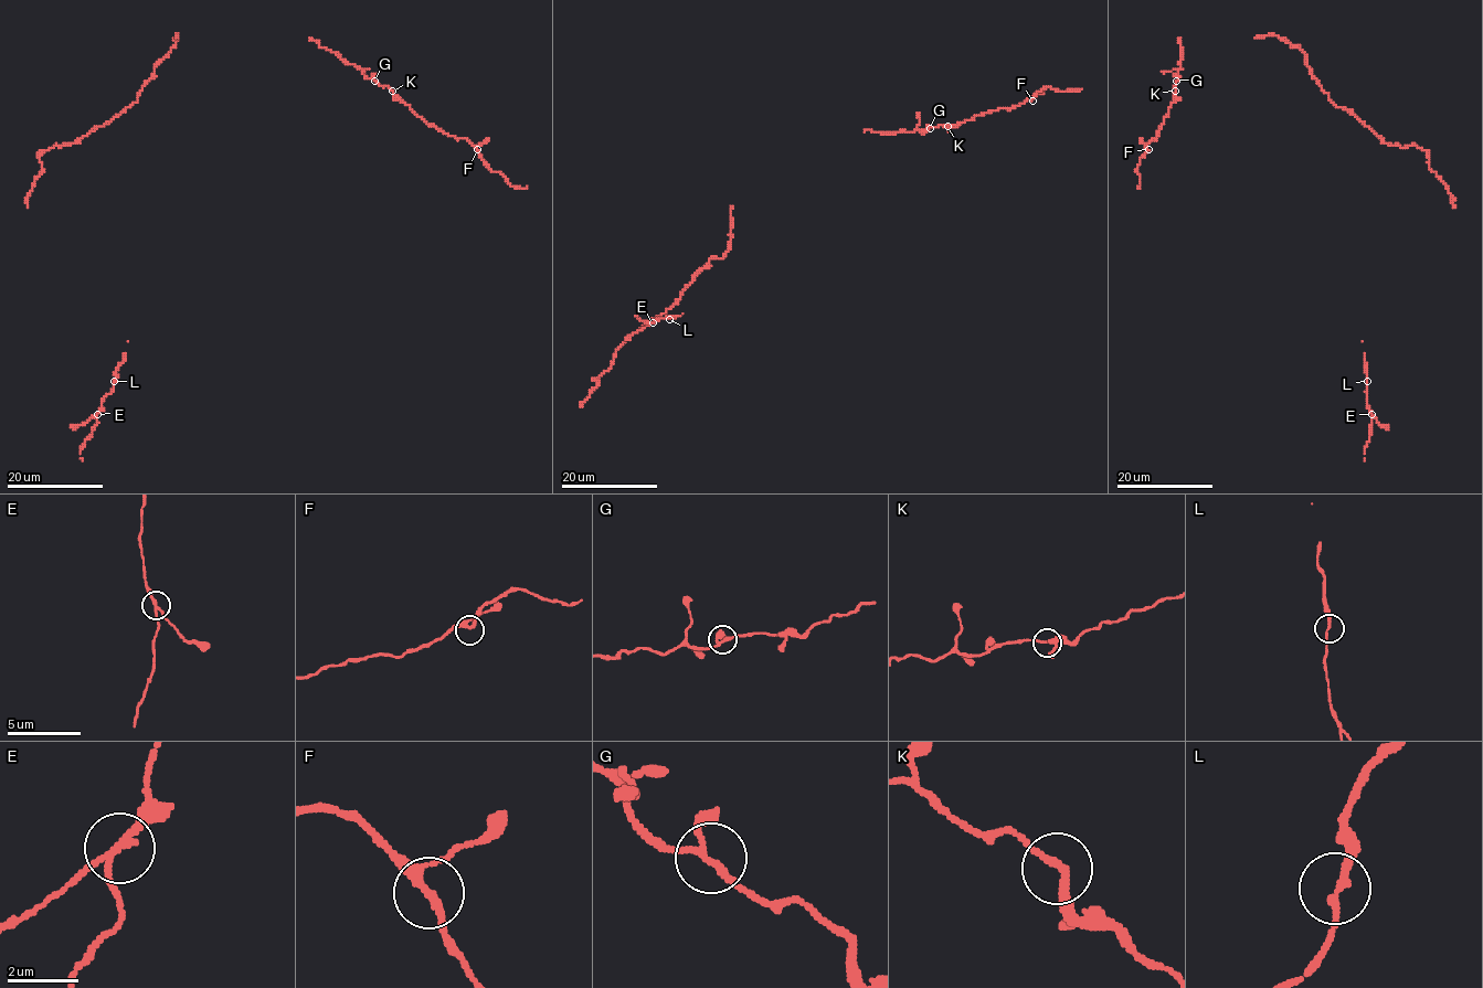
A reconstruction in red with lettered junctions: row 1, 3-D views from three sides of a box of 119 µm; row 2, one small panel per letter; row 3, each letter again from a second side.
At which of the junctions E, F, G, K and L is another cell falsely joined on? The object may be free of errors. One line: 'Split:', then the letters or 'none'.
Split: E

